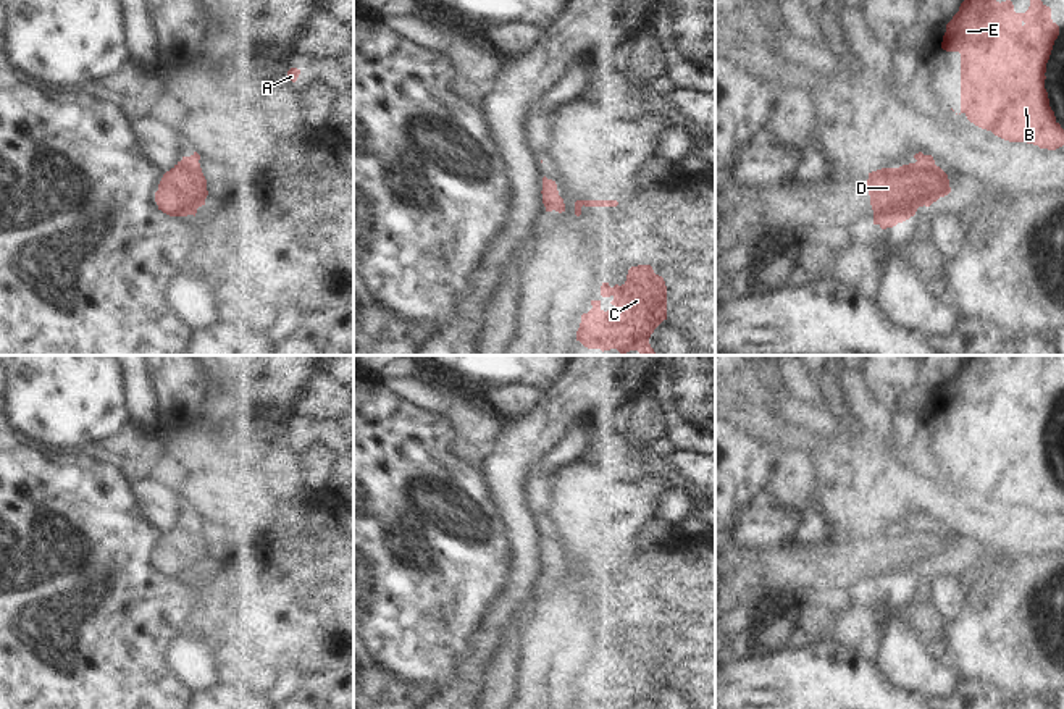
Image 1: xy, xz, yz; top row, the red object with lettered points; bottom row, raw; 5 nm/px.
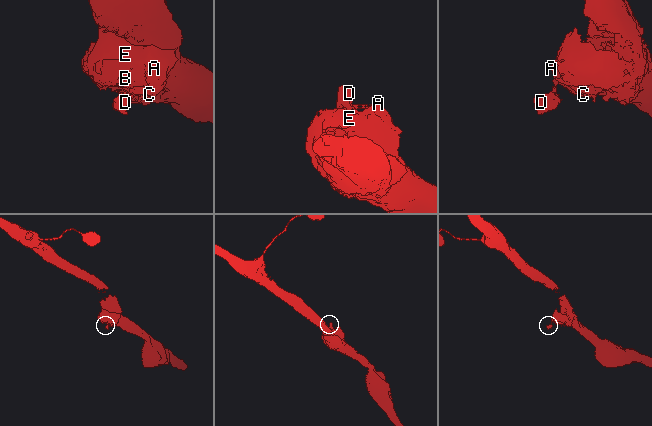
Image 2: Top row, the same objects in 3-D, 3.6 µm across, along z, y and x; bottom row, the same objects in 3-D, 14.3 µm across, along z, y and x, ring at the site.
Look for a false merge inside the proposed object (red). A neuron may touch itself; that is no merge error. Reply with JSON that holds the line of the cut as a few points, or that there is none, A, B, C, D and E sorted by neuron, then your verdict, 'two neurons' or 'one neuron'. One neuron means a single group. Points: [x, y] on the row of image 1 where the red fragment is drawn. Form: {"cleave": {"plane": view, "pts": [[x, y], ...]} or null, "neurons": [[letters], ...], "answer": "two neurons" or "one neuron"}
{"cleave": {"plane": "yz", "pts": [[917, 160], [934, 165]]}, "neurons": [["A", "B", "C", "E"], ["D"]], "answer": "two neurons"}

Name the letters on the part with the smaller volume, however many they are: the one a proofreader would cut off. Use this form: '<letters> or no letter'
D

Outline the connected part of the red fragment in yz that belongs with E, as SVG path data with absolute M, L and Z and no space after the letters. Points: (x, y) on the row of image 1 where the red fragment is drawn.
M964 0L959 11L946 24L941 48L961 53L961 113L975 126L991 131L1009 142L1027 142L1040 149L1056 150L1064 145L1064 129L1056 121L1045 89L1049 60L1059 26L1051 19L1051 8L1041 0L1030 0L1025 13L1016 13L1011 0Z

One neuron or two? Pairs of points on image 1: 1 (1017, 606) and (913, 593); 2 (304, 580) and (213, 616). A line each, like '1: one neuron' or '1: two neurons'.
1: one neuron
2: one neuron

